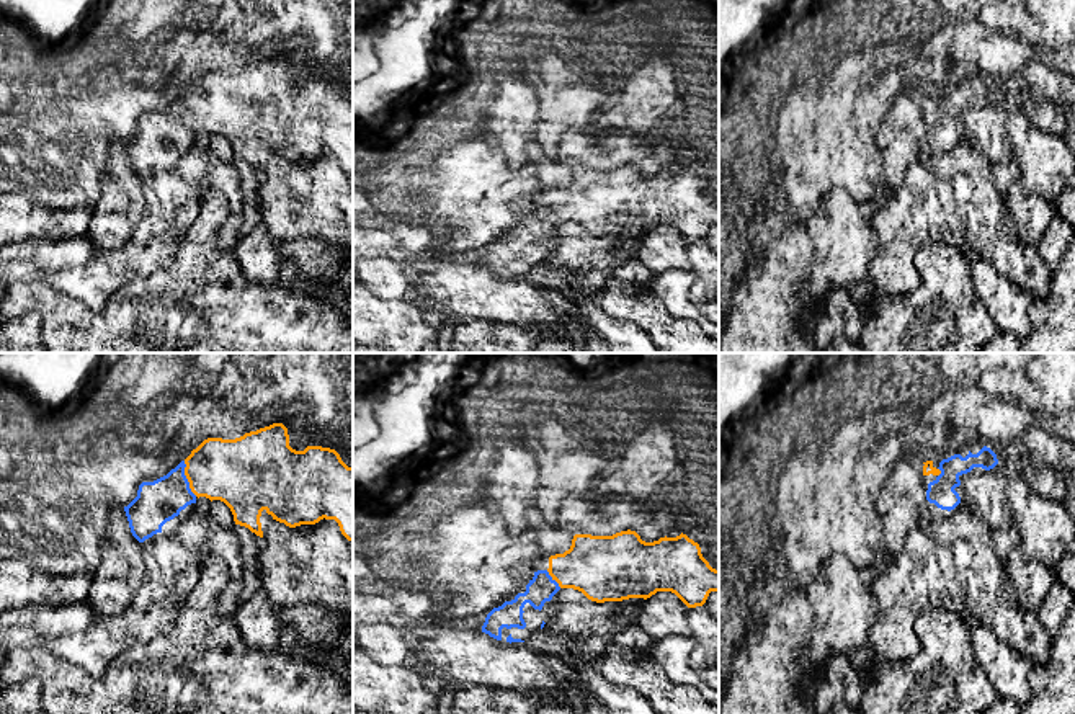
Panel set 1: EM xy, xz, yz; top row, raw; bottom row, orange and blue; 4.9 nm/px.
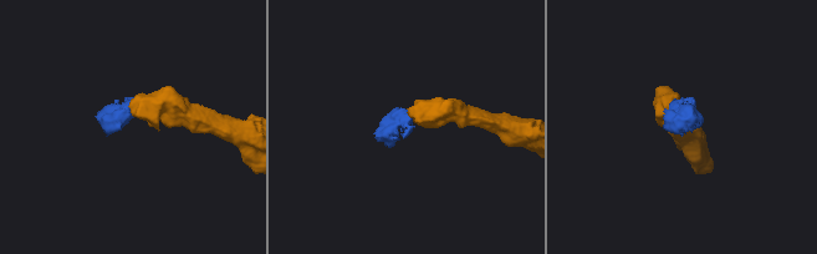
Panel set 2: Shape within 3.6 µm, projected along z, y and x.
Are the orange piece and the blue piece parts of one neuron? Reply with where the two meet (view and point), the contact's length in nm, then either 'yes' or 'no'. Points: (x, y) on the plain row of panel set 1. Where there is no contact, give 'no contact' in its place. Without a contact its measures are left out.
meets orange in xy at (187, 111); contact 190 nm long; yes

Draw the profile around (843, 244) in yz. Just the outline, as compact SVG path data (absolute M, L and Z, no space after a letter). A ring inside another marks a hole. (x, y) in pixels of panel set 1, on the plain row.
M835 188L805 216L805 232L812 243L809 281L801 288L801 299L817 310L827 297L868 278L869 261L876 255L871 219L887 201L890 188L868 203L854 201L845 190Z

